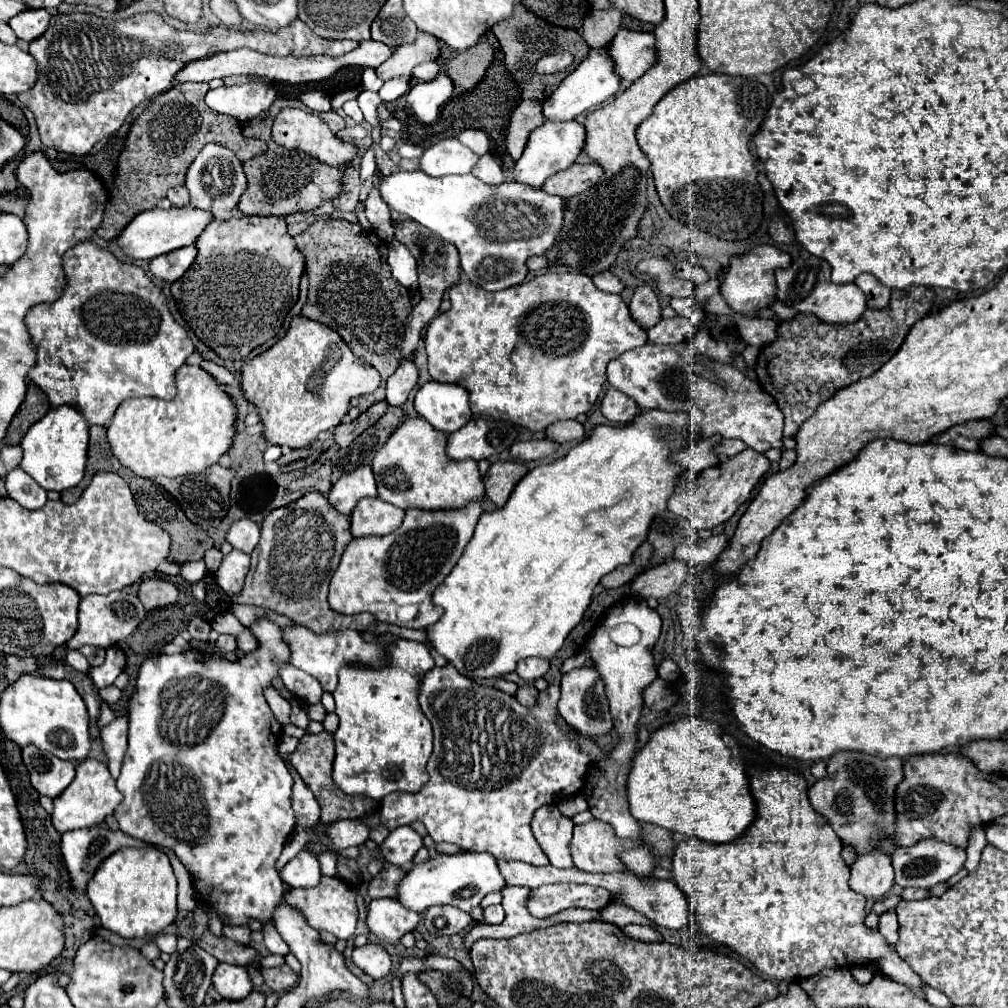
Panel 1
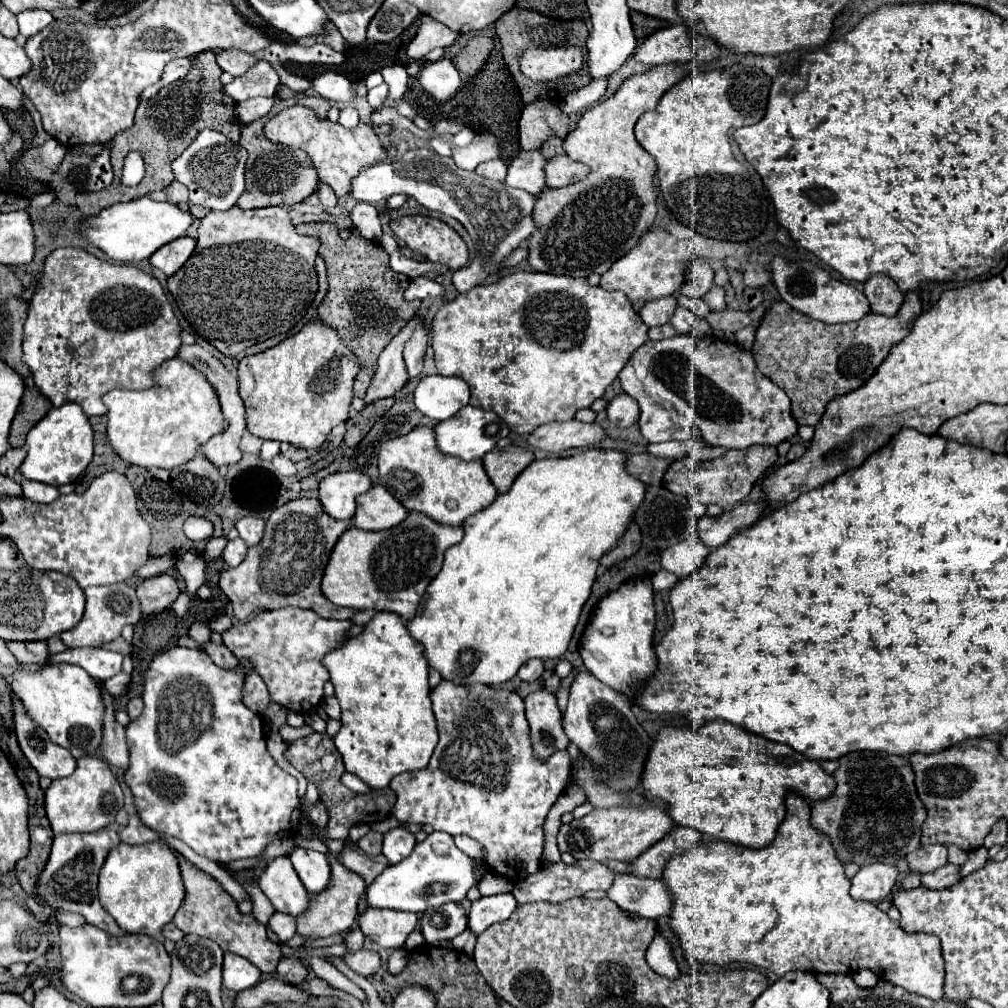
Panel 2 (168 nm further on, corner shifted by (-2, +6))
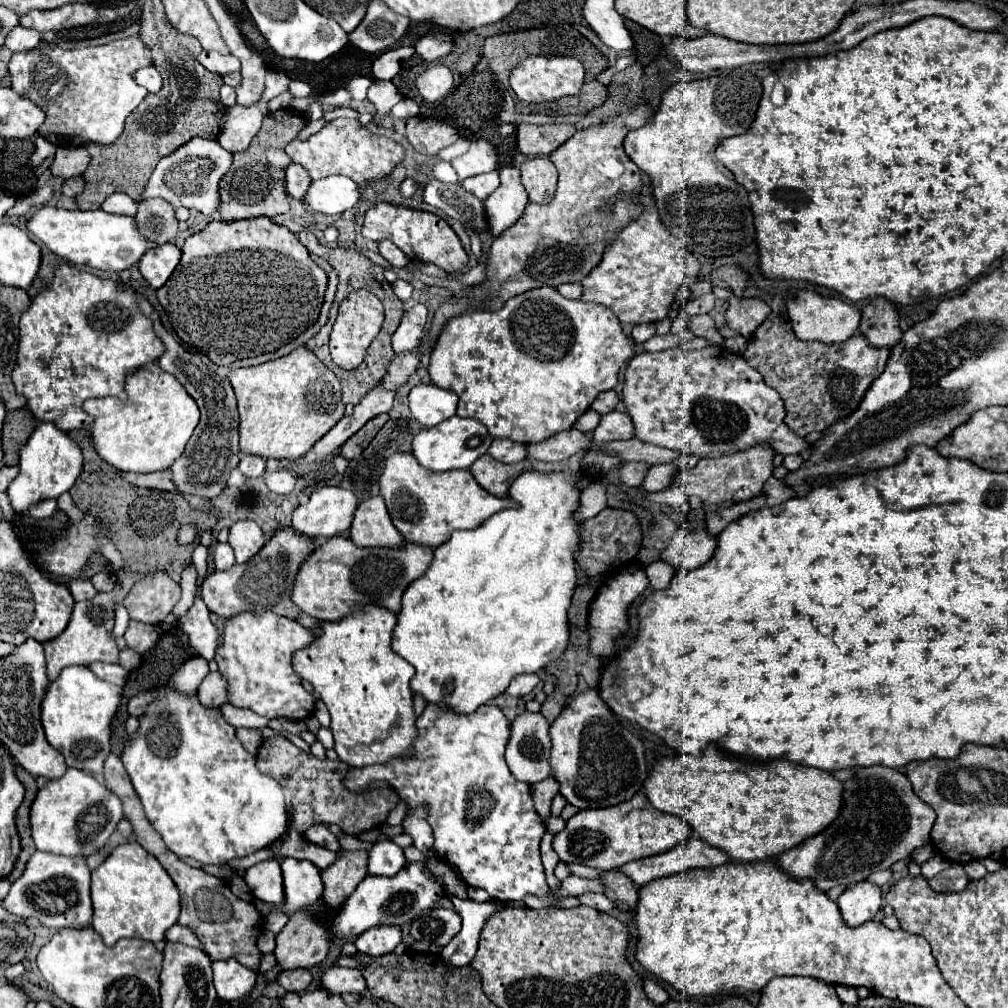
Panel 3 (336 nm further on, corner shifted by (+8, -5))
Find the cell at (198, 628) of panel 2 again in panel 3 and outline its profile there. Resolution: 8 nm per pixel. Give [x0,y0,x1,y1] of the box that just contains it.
[174,656,208,694]

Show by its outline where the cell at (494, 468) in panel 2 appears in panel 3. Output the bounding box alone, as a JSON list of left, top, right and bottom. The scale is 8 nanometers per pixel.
[470,454,526,498]

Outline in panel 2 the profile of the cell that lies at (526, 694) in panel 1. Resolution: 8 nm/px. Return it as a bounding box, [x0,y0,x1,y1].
[526,689,568,759]

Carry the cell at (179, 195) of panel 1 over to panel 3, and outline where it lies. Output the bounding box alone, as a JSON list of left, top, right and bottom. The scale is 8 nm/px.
[136,198,178,244]

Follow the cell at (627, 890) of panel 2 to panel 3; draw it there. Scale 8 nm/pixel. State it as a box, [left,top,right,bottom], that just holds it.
[578,894,616,912]

